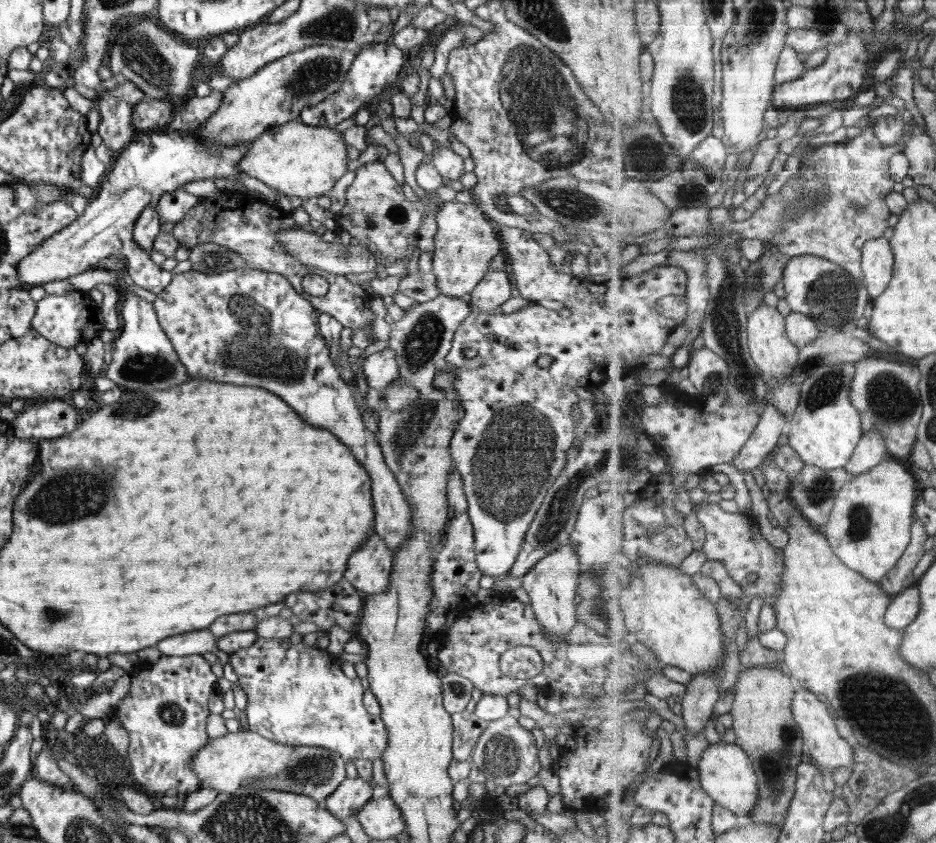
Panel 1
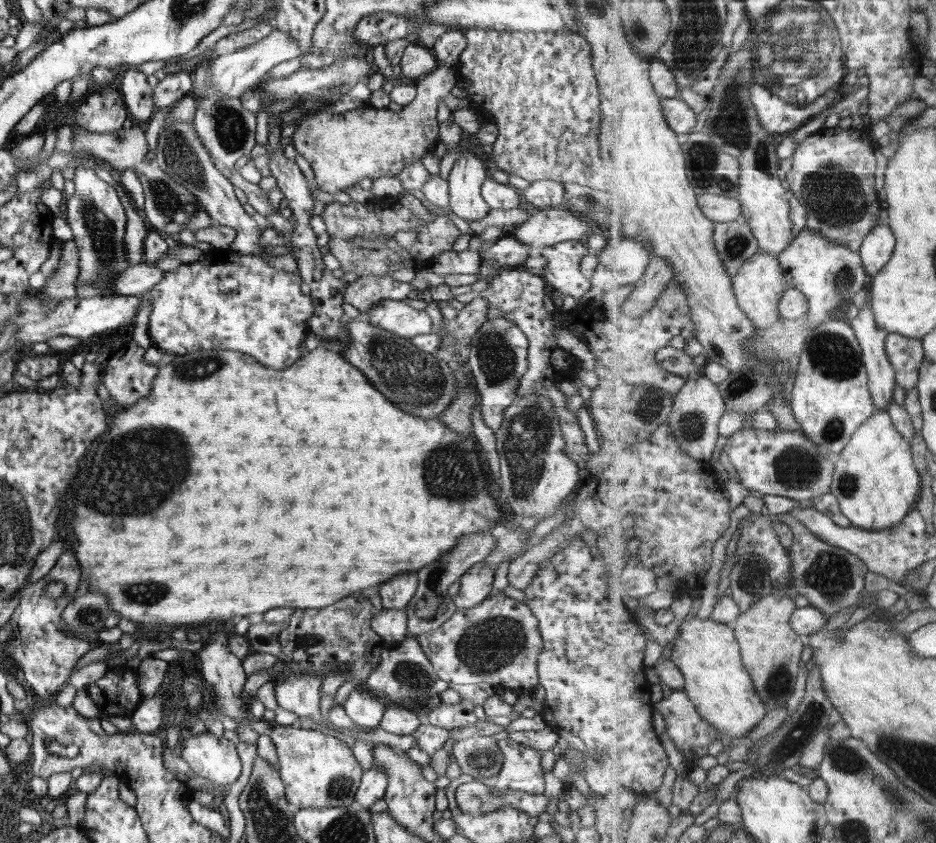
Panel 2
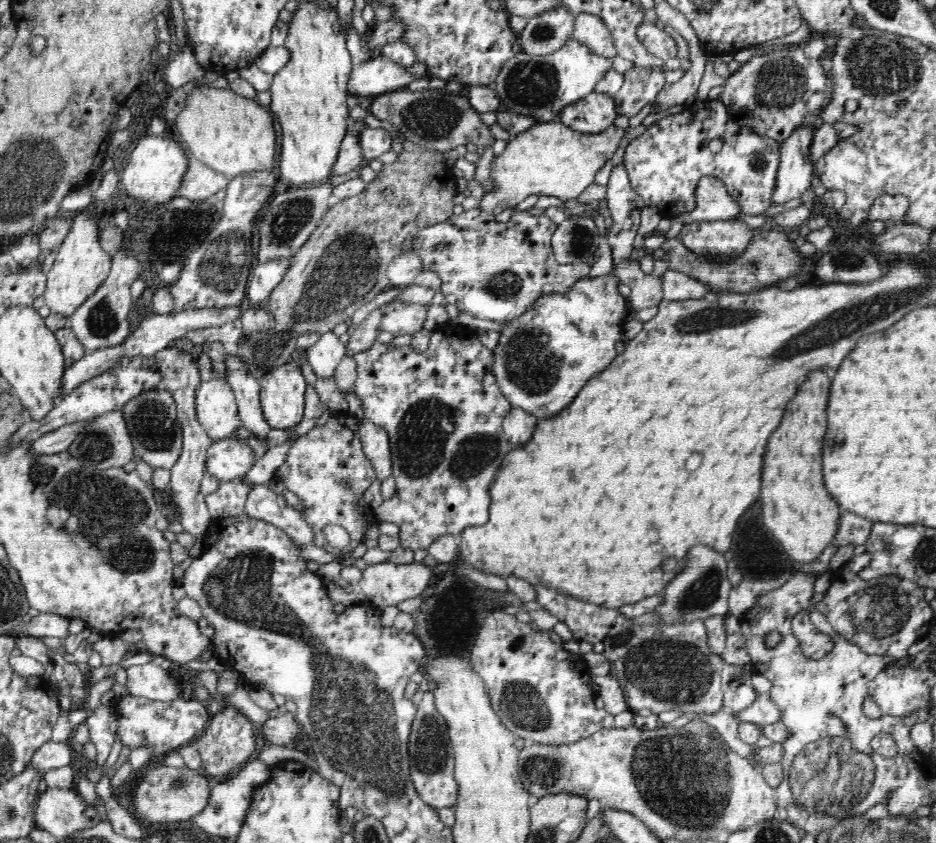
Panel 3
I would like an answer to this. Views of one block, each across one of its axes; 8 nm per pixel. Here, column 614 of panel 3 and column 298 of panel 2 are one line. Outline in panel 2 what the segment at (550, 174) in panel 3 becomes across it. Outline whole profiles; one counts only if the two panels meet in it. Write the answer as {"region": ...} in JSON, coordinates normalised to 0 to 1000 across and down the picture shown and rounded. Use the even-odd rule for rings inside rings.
{"region":[[[468,77],[459,88],[448,94],[443,100],[446,104],[444,116],[429,127],[426,133],[420,133],[416,128],[402,130],[402,128],[382,127],[368,134],[340,133],[325,141],[314,159],[311,161],[311,171],[315,178],[326,187],[333,198],[337,212],[342,225],[353,230],[374,225],[388,211],[395,211],[397,215],[403,211],[415,209],[424,210],[427,202],[434,195],[440,195],[443,190],[449,190],[451,185],[458,180],[462,171],[470,167],[469,146],[466,141],[470,121],[475,121],[476,126],[484,133],[491,128],[503,128],[503,121],[498,115],[487,115],[483,113],[483,106],[488,98],[488,89],[481,78]]]}

